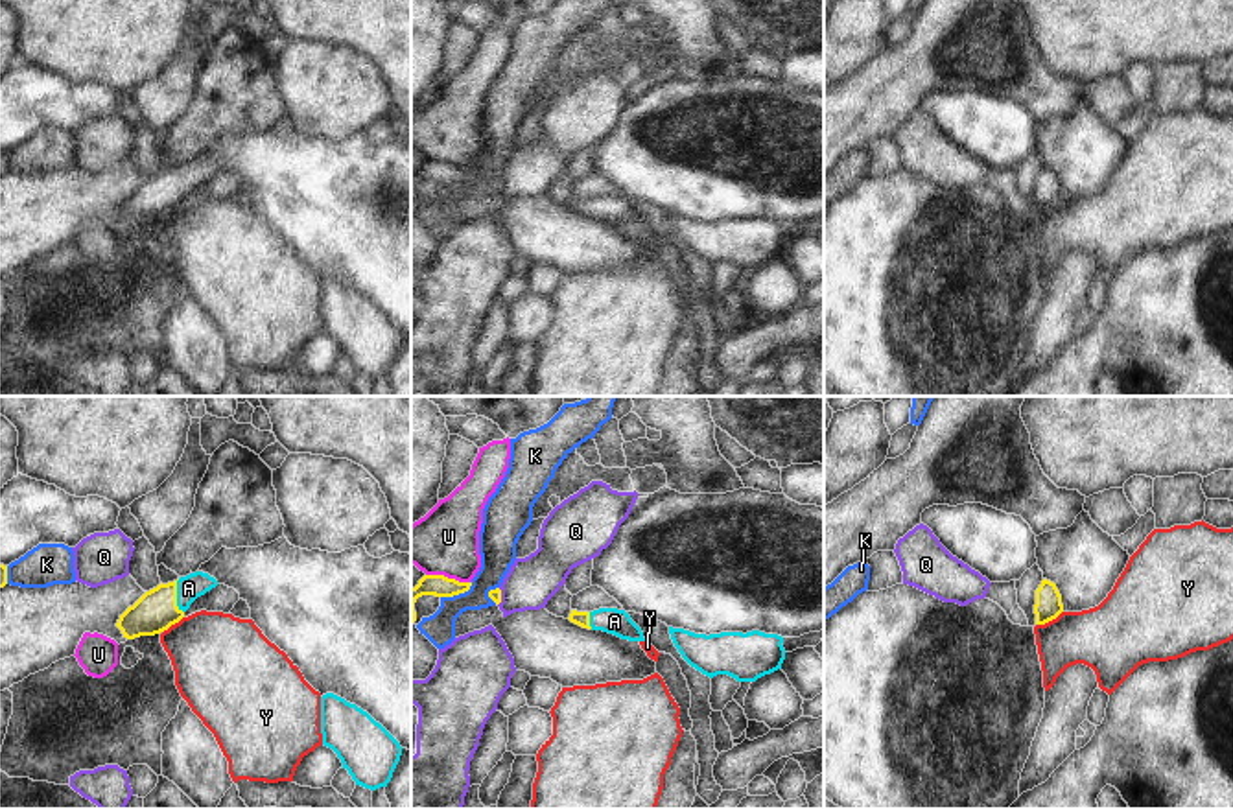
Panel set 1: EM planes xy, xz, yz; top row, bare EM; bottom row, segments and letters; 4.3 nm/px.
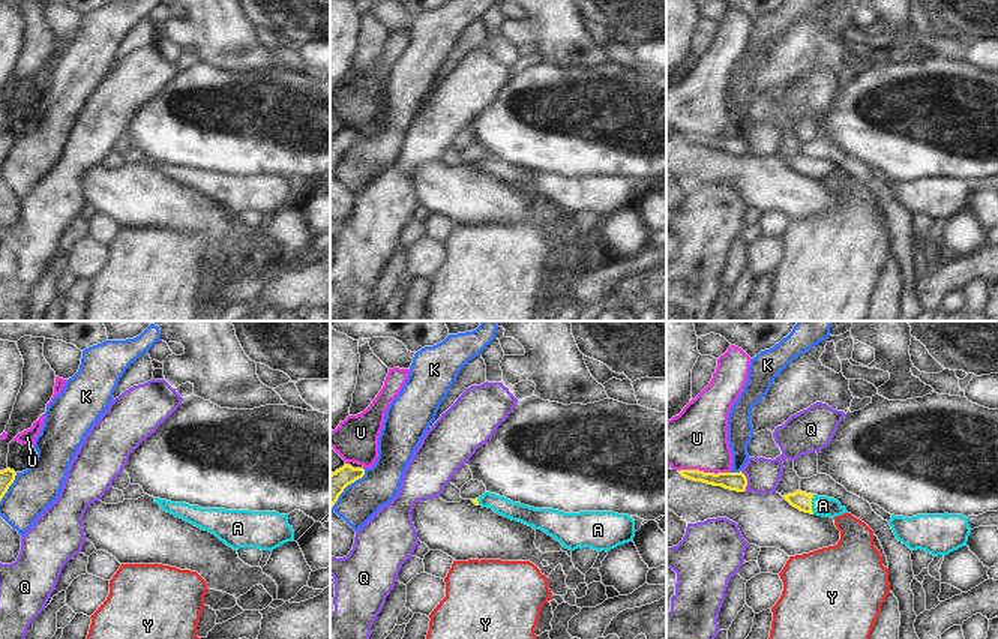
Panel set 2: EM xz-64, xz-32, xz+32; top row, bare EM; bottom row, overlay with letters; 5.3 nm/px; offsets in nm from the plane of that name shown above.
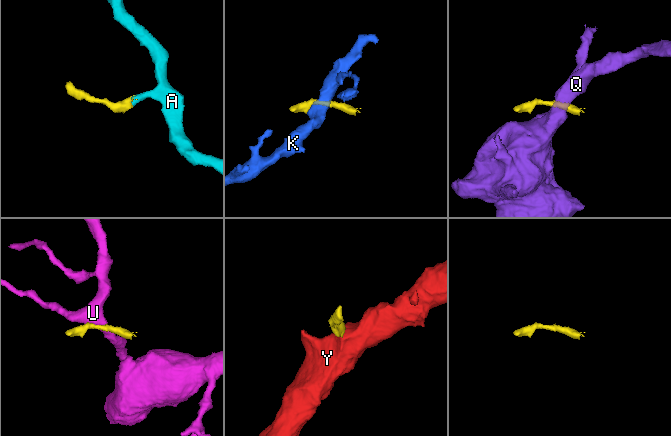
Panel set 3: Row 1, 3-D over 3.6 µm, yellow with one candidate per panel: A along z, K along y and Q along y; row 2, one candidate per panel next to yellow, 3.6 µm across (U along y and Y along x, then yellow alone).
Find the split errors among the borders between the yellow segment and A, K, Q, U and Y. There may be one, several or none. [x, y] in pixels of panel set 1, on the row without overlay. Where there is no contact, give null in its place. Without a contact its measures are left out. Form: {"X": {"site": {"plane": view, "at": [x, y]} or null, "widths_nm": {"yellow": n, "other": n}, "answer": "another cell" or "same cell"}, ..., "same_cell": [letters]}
{"A": {"site": {"plane": "xy", "at": [176, 183]}, "widths_nm": {"yellow": 180, "other": 110}, "answer": "same cell"}, "K": {"site": {"plane": "xz", "at": [457, 181]}, "widths_nm": {"yellow": 100, "other": 160}, "answer": "another cell"}, "Q": {"site": {"plane": "xz", "at": [500, 185]}, "widths_nm": {"yellow": 50, "other": 220}, "answer": "another cell"}, "U": {"site": {"plane": "xz", "at": [446, 164]}, "widths_nm": {"yellow": 100, "other": 280}, "answer": "another cell"}, "Y": {"site": {"plane": "yz", "at": [1049, 207]}, "widths_nm": {"yellow": 120, "other": 280}, "answer": "another cell"}, "same_cell": ["A"]}

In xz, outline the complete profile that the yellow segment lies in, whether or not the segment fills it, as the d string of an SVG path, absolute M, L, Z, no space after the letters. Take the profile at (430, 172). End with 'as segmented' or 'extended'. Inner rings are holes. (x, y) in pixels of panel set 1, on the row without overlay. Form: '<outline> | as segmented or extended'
M424 162L415 175L411 175L411 210L417 208L415 190L422 182L453 184L468 179L472 170L459 170L444 162Z | as segmented

